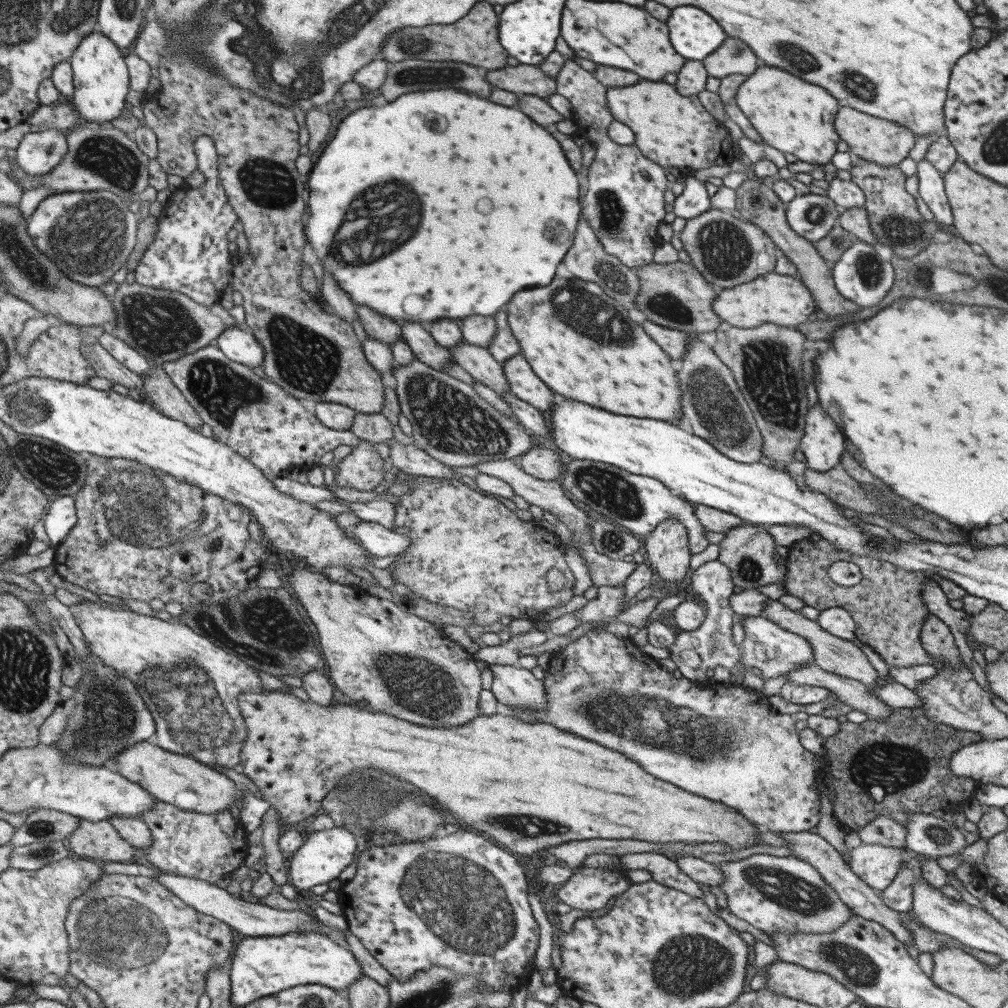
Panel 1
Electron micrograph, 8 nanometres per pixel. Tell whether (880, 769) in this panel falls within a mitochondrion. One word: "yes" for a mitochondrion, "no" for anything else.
yes

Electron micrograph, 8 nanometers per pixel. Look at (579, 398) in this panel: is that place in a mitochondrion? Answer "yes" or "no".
no

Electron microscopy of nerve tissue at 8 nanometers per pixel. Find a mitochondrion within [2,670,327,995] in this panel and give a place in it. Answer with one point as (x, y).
(119, 930)

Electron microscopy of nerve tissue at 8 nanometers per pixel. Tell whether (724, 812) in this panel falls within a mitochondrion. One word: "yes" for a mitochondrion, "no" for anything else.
no

